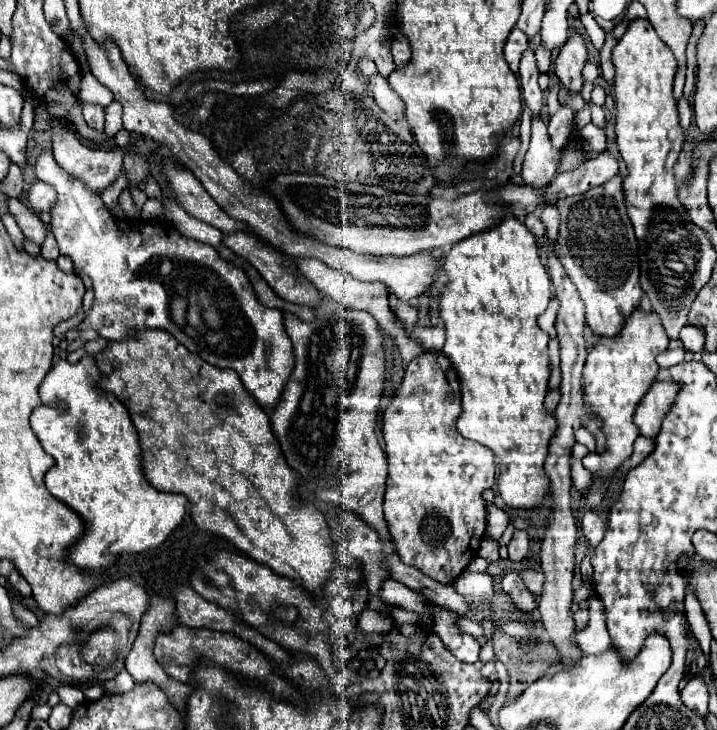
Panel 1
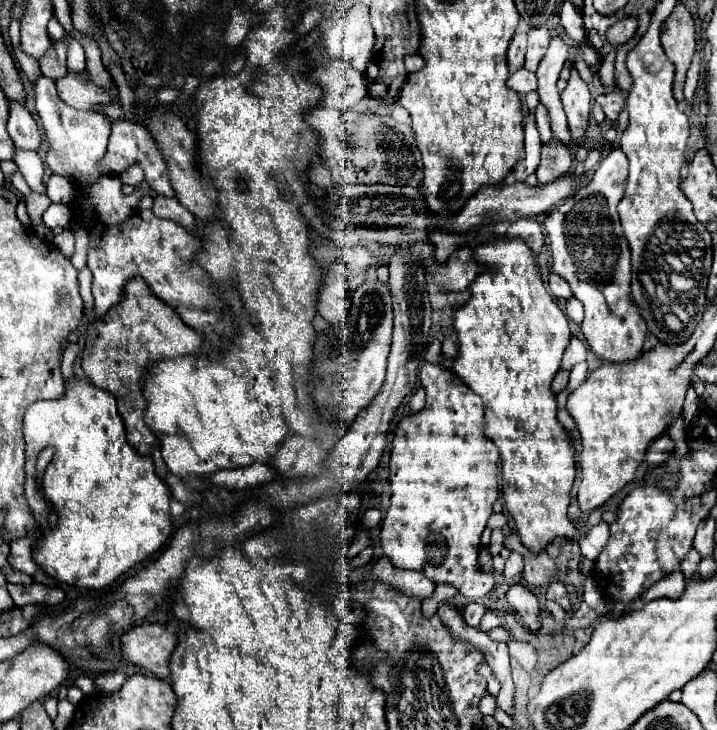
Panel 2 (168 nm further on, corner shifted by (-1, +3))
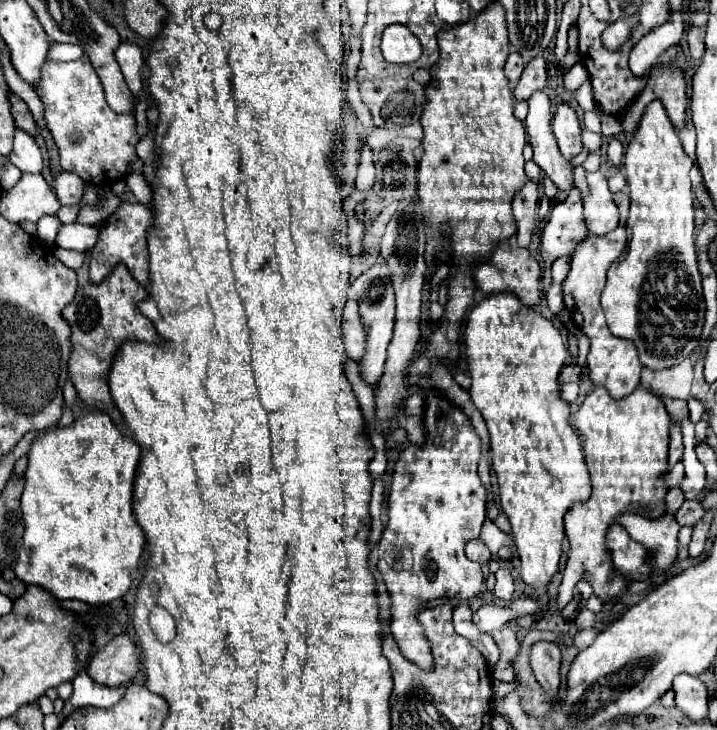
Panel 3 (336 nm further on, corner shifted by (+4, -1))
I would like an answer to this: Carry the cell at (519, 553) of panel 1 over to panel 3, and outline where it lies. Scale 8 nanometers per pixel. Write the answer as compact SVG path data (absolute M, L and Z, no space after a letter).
M498 569L496 571L496 587L494 587L494 595L500 599L510 599L514 593L514 577L510 573L510 569Z

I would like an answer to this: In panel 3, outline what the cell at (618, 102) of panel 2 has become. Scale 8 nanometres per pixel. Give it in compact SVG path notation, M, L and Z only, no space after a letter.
M585 83L576 90L574 97L584 111L592 111L595 109L593 89L590 83Z

